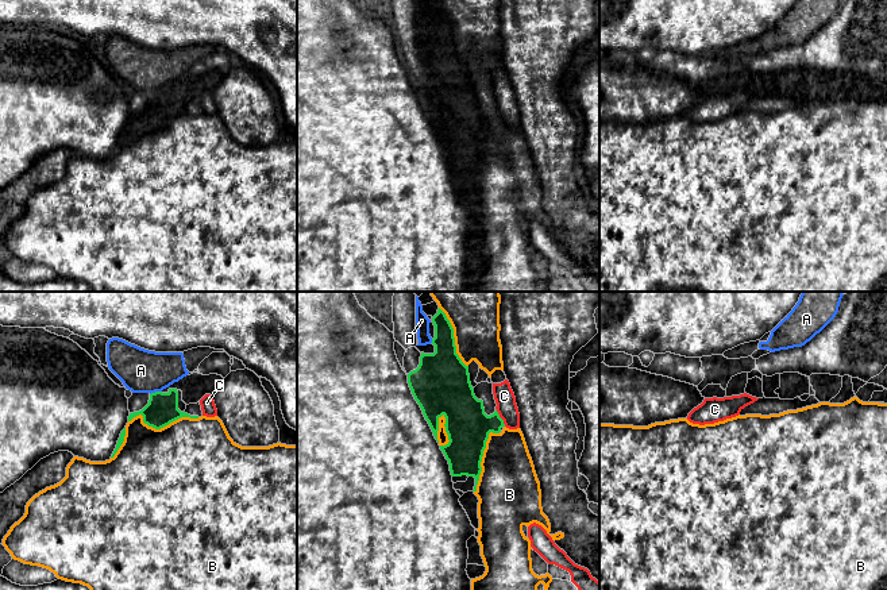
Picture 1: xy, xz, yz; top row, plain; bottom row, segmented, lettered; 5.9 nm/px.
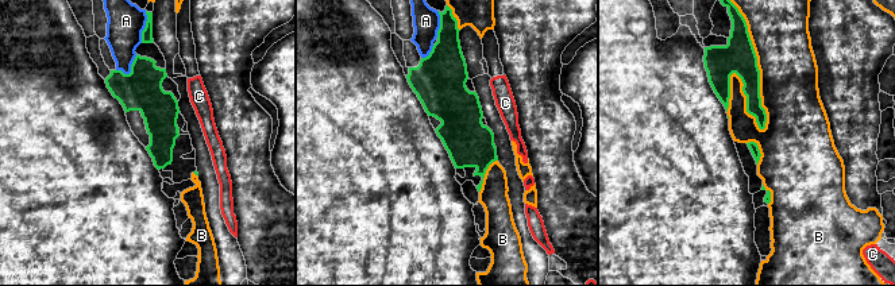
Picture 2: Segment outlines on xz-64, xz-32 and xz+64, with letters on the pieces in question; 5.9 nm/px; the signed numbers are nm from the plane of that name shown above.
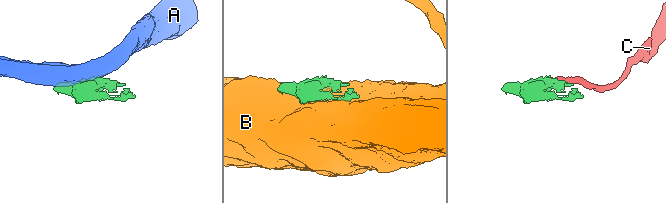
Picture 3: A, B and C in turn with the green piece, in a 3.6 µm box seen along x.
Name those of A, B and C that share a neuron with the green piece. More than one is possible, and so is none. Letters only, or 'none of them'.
none of them

